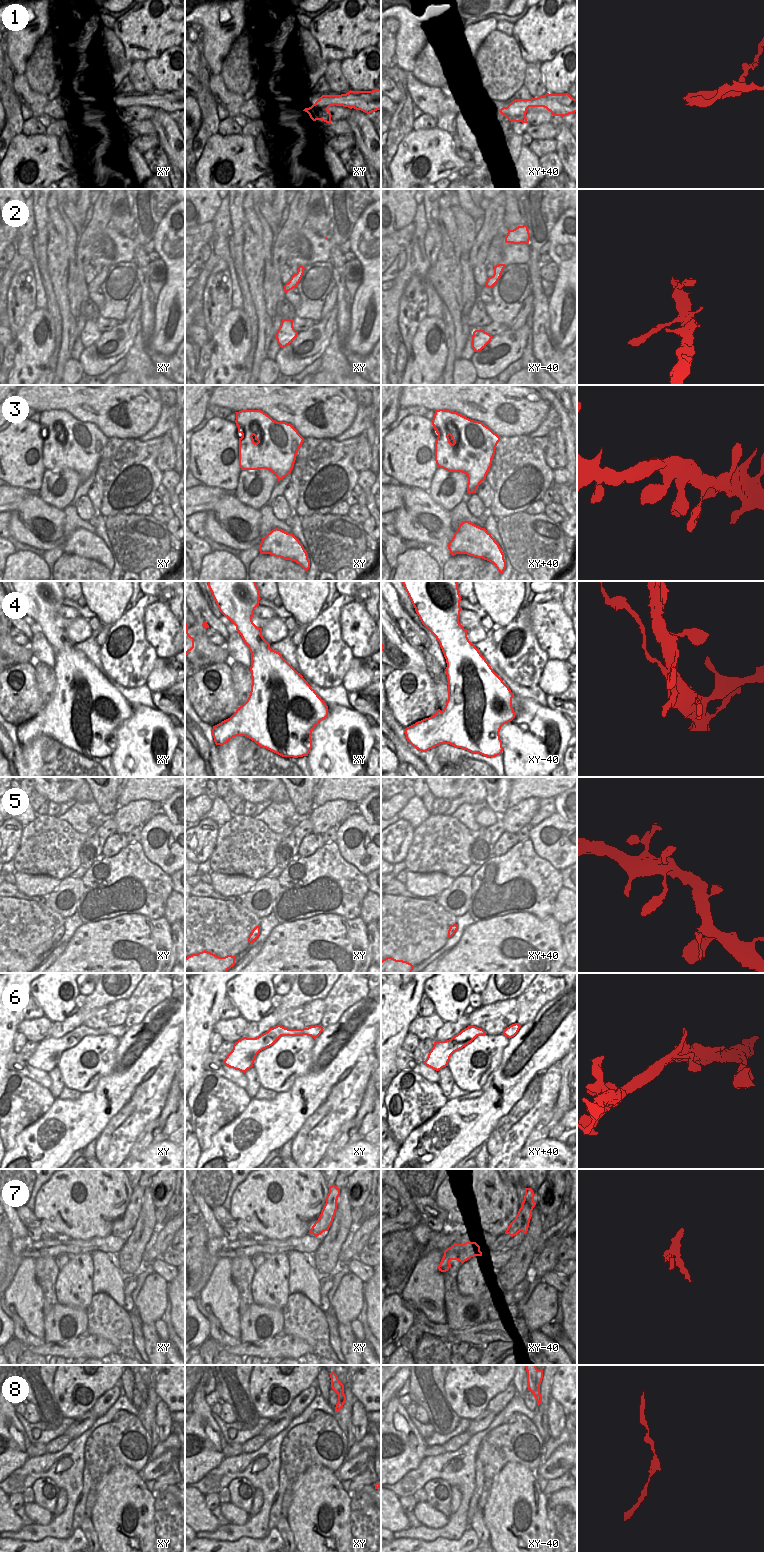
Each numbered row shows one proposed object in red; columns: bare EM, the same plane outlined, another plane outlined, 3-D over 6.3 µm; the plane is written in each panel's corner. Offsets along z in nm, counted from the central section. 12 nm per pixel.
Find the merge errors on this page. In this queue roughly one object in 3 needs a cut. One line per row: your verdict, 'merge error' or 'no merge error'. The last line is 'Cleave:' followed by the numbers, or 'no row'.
1: merge error
2: no merge error
3: no merge error
4: merge error
5: no merge error
6: no merge error
7: merge error
8: no merge error
Cleave: 1, 4, 7

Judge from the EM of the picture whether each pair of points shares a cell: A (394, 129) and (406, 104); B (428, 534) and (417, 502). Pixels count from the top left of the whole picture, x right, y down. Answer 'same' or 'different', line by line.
A: same
B: same

